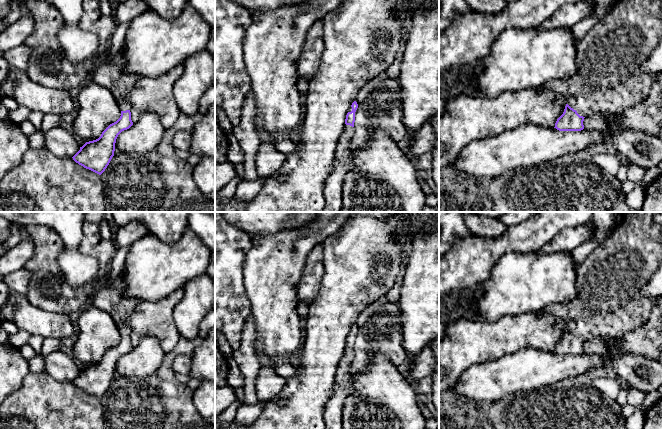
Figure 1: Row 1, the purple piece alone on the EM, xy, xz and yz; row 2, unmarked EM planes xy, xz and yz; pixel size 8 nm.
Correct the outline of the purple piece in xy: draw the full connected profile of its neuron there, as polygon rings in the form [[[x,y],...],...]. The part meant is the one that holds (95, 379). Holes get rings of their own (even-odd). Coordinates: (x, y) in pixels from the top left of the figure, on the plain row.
[[[122,270],[110,285],[105,285],[98,292],[90,291],[94,307],[109,314],[121,333],[121,340],[116,346],[110,348],[98,363],[86,366],[72,381],[76,387],[99,399],[105,395],[114,380],[118,359],[133,349],[129,320],[141,300],[126,296],[124,288]]]

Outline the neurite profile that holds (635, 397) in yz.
[[[629,387],[627,389],[627,403],[632,406],[640,406],[645,399],[645,393],[642,391]]]

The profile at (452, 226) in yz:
[[[439,212],[439,256],[446,254],[458,238],[471,235],[462,212]]]

